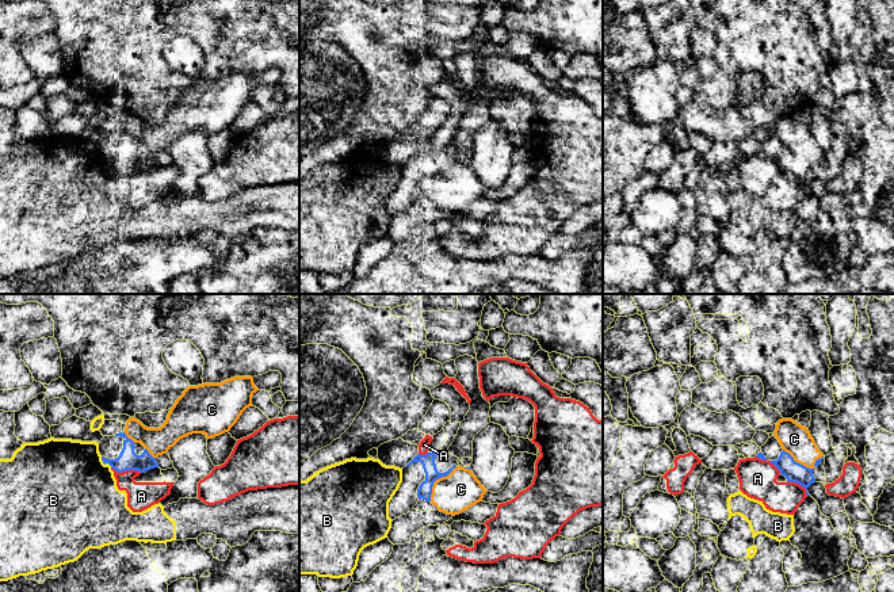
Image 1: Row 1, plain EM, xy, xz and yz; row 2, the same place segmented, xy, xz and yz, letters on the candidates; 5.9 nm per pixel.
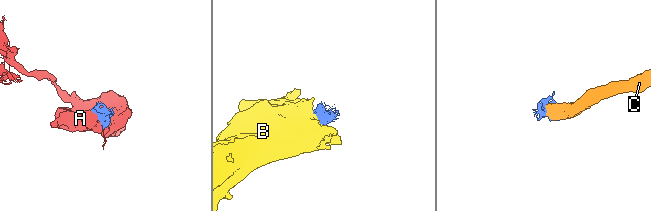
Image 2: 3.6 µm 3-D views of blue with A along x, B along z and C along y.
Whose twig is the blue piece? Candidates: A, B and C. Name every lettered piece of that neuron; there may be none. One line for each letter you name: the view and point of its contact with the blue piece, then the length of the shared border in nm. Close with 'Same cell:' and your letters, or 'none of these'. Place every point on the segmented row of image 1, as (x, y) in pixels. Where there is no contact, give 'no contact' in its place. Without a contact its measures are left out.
C: contact xz (436, 478); length 260 nm
Same cell: C

